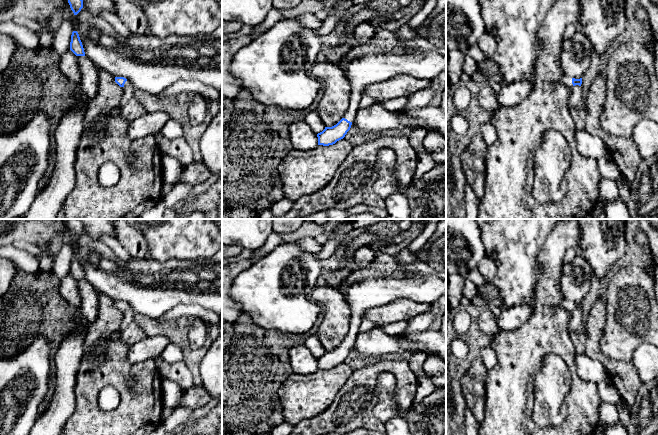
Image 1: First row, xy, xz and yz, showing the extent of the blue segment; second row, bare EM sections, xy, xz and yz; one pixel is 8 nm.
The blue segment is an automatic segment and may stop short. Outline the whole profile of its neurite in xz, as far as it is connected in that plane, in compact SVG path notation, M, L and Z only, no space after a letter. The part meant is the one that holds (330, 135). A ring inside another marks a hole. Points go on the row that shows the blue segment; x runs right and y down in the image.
M438 51L413 52L405 55L364 55L352 60L345 70L345 76L352 88L348 110L336 125L325 127L317 134L318 145L333 145L345 137L359 110L359 102L366 87L398 74L432 80L444 70L446 55Z

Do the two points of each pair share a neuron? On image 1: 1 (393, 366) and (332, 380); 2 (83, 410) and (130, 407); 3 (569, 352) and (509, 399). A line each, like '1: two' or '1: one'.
1: two
2: one
3: one

